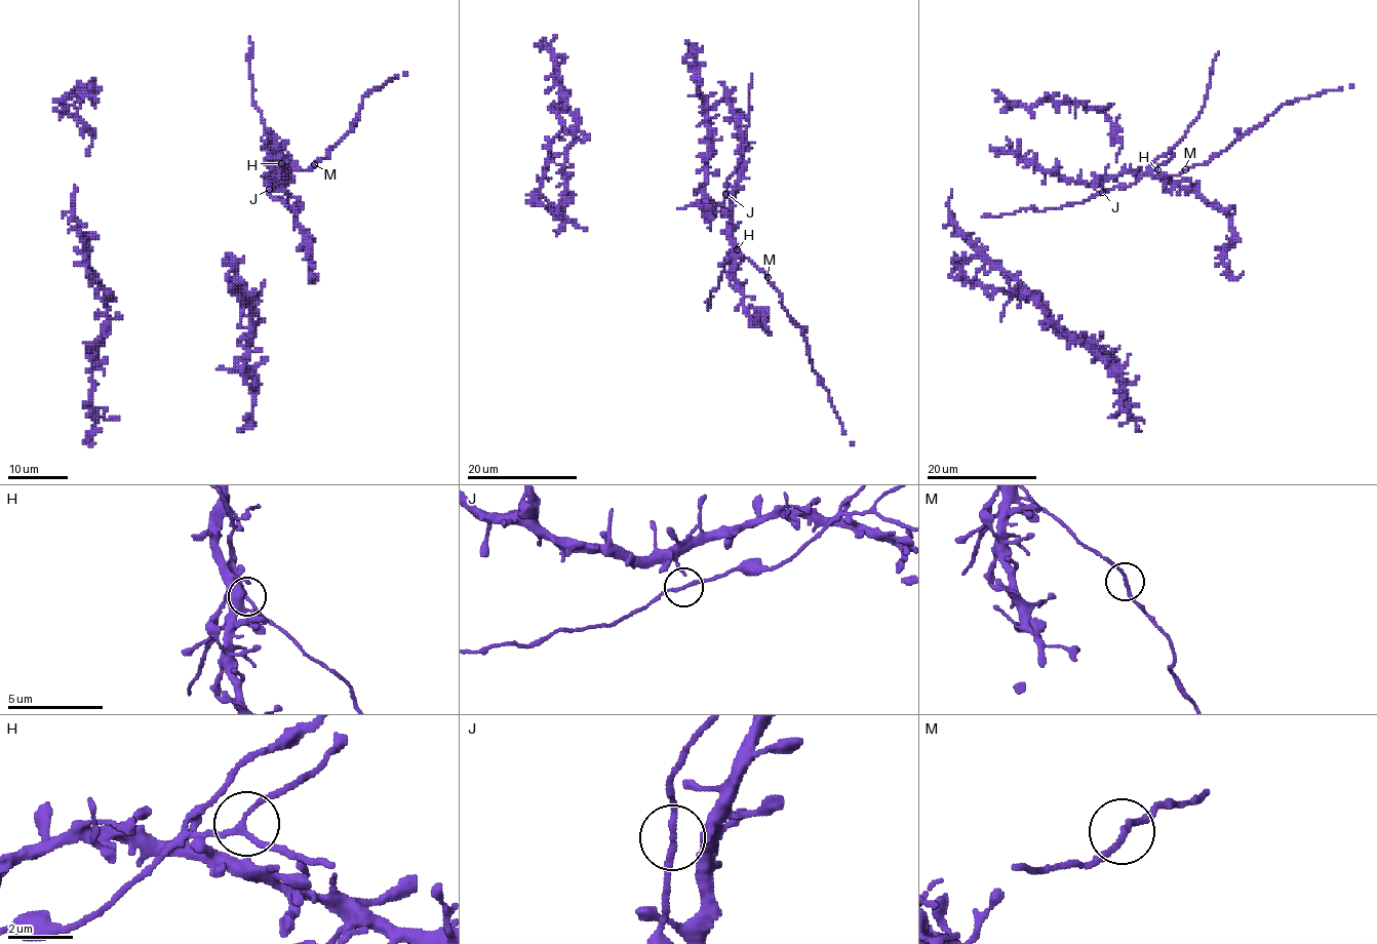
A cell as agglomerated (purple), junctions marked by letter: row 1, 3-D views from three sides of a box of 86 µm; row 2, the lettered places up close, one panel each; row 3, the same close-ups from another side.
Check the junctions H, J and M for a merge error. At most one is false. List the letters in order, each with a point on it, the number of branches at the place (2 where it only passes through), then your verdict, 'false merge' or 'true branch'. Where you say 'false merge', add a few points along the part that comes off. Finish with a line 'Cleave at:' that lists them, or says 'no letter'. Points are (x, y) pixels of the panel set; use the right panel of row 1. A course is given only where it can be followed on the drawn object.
H: (1157, 169) | 3 | true branch
J: (1102, 192) | 3 | true branch
M: (1185, 169) | 2 | true branch
Cleave at: no letter

